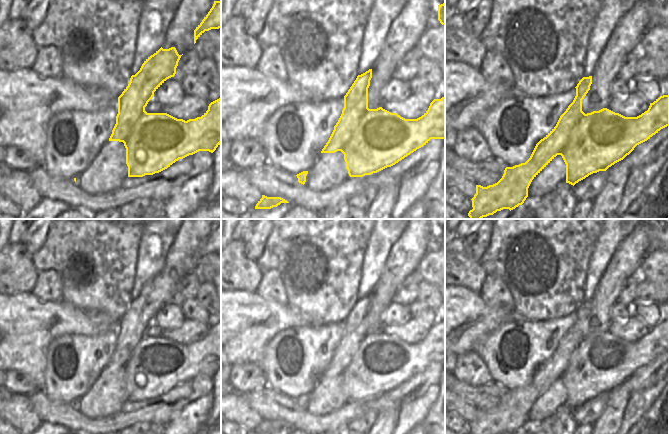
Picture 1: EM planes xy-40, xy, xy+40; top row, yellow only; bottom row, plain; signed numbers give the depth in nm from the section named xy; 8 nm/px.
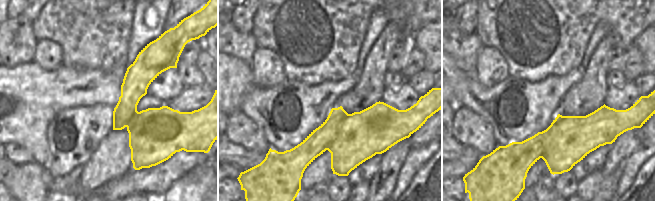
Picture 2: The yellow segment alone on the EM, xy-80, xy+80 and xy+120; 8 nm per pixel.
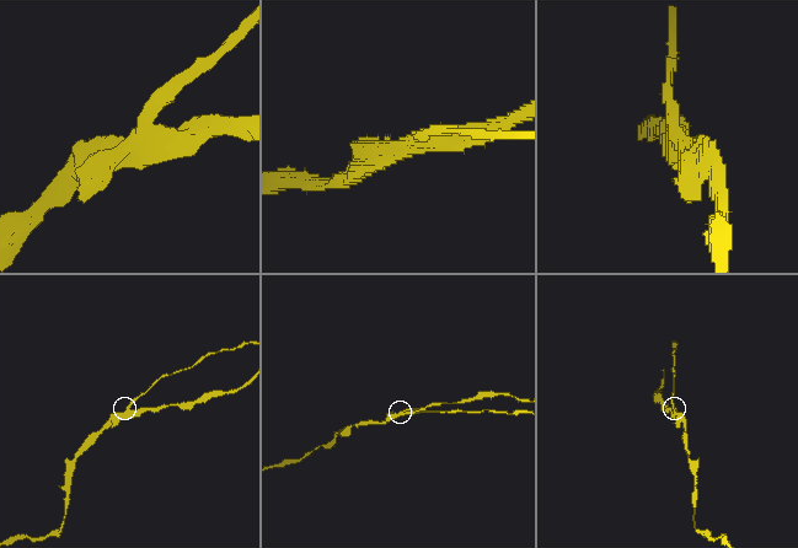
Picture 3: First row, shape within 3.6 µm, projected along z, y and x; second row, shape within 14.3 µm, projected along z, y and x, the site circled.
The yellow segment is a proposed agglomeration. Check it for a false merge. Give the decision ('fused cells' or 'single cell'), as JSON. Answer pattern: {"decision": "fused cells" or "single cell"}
{"decision": "fused cells"}

